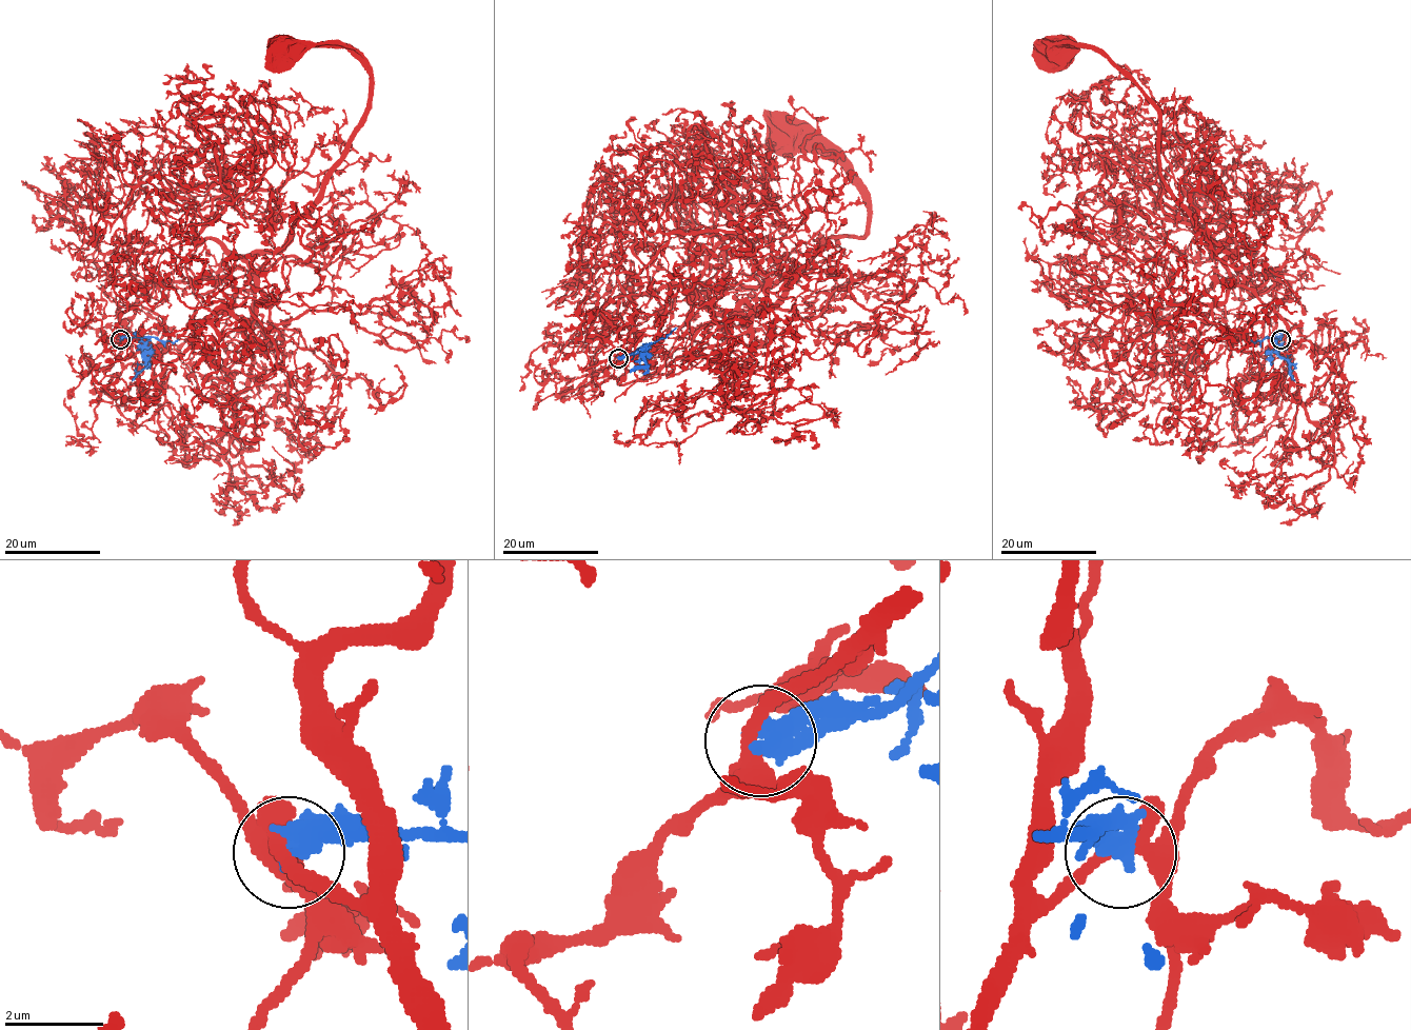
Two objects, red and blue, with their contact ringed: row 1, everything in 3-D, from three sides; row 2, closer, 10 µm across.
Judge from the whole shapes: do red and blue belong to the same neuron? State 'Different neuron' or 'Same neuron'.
Different neuron

